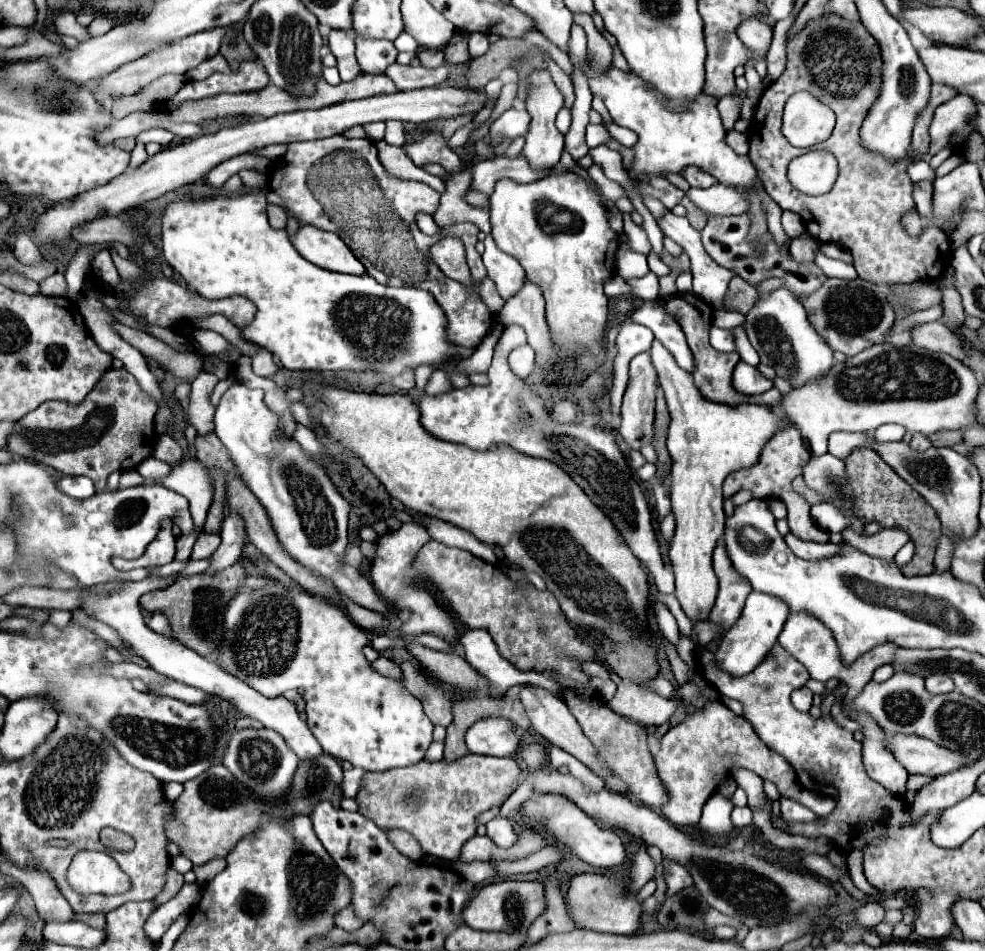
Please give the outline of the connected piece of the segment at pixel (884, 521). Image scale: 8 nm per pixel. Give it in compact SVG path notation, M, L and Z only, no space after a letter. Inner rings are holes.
M859 448L843 458L847 470L847 486L853 490L853 514L865 524L879 522L881 528L899 528L909 534L915 544L915 554L909 564L901 568L905 576L921 576L933 572L933 554L941 536L941 522L931 504L901 480L873 450Z

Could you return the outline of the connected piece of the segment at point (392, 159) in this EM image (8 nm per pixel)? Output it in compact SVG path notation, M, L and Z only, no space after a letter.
M379 140L375 144L377 144L375 148L379 154L379 162L387 170L387 174L391 174L393 178L403 178L403 180L421 180L421 182L427 182L437 192L443 192L445 182L437 176L427 174L423 168L415 168L411 158L401 146L391 146L385 140Z

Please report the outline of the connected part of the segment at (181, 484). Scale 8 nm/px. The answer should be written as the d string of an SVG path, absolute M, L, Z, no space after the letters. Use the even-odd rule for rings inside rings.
M185 458L171 468L171 472L161 480L161 484L189 500L193 522L201 532L207 508L213 500L213 480L209 478L209 470L199 460Z

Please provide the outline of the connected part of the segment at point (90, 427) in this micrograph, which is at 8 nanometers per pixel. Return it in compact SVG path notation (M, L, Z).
M125 368L109 370L101 384L105 384L103 390L89 392L77 406L55 400L43 402L15 424L7 448L45 466L93 466L95 488L97 492L103 492L111 472L135 468L143 458L151 456L157 402L149 394L143 394L135 376Z

